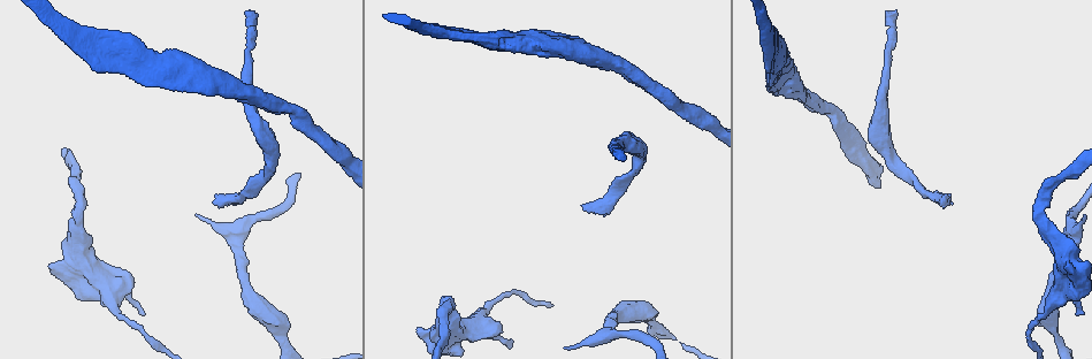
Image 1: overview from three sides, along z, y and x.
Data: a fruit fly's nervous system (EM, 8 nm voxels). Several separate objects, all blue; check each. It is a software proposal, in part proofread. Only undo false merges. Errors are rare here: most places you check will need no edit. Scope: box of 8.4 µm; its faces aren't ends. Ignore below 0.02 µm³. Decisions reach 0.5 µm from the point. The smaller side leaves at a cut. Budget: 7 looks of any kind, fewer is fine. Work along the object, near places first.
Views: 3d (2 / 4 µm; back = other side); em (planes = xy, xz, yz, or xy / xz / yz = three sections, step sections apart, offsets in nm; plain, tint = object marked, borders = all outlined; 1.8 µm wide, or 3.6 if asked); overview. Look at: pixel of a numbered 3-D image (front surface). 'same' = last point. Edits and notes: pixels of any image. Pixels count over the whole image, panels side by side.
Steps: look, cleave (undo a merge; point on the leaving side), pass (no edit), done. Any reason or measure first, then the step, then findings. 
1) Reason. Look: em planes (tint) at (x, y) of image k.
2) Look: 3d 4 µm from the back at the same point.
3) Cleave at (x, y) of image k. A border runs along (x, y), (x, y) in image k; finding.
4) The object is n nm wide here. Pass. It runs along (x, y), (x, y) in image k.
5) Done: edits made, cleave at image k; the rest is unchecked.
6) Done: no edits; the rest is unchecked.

Sudden change in width. Look: em xy step 8 (tint) at (766, 49) of image 1.

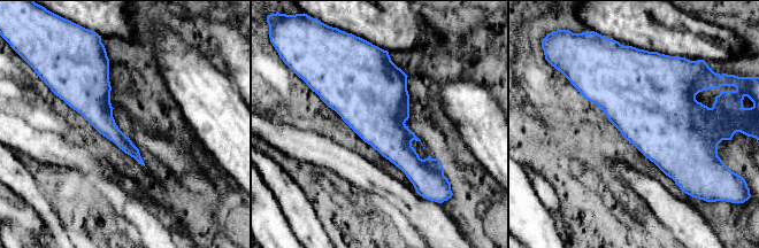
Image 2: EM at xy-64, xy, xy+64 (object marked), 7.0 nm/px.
Look: em xz step 4 (borders) at the same point.

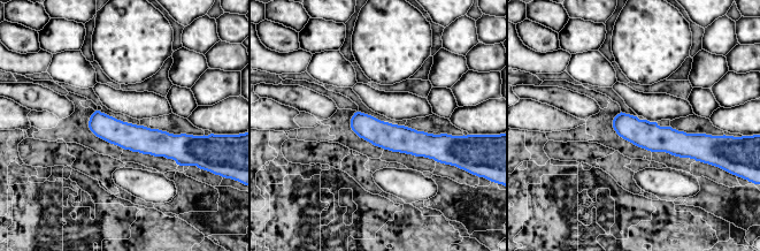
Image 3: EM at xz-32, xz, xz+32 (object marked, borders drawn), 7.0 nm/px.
The object is 190 nm wide here. Pass. It runs along (91, 123), (145, 141), (189, 138) in image 3; all the same neuron.

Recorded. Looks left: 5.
A fork. Look: em planes (tint) at (784, 76) of image 1.

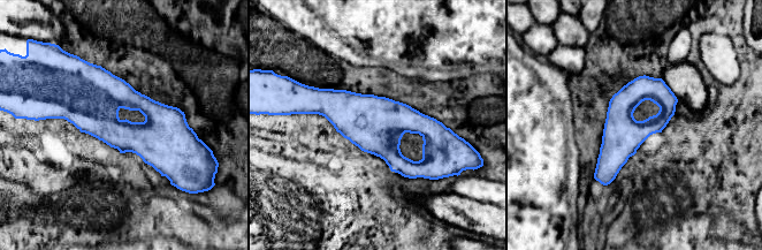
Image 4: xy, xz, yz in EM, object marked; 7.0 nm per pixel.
Pass. It runs along (658, 81), (620, 112), (603, 181) in image 4; one neuron here.

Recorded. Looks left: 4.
Arms part here. Look: 3d 2 µm from the back at (477, 326) of image 1.

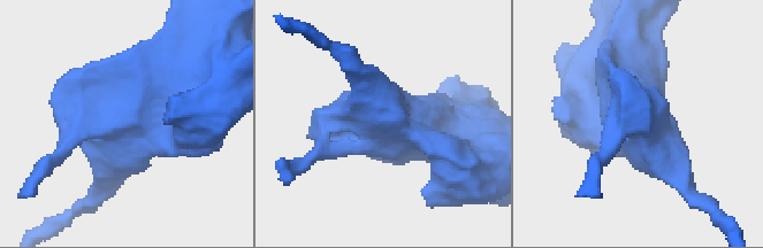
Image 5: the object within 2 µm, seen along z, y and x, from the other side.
Need the tissue. Look: em 3.6 µm planes (tint) at (119, 128) of image 5.

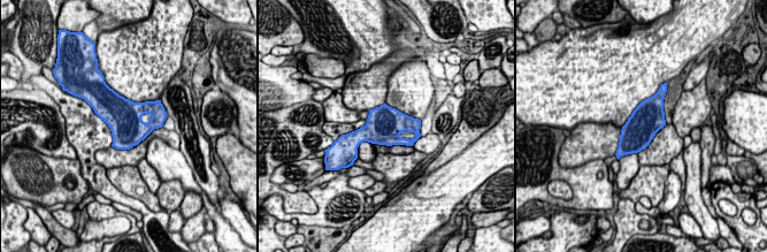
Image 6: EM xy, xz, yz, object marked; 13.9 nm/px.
Pass. One neuron here.

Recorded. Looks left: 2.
Done: no edits; the rest is unchecked.

